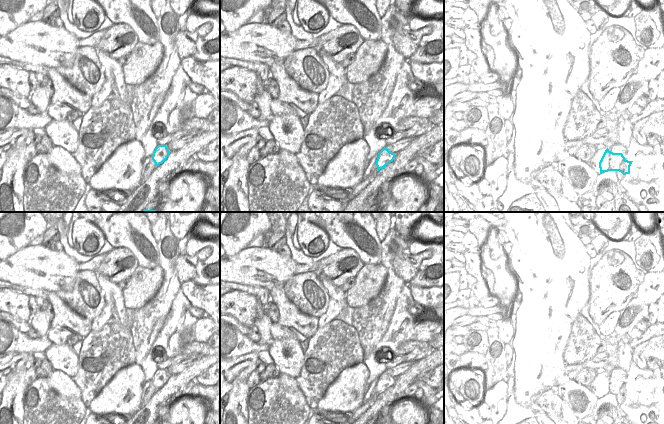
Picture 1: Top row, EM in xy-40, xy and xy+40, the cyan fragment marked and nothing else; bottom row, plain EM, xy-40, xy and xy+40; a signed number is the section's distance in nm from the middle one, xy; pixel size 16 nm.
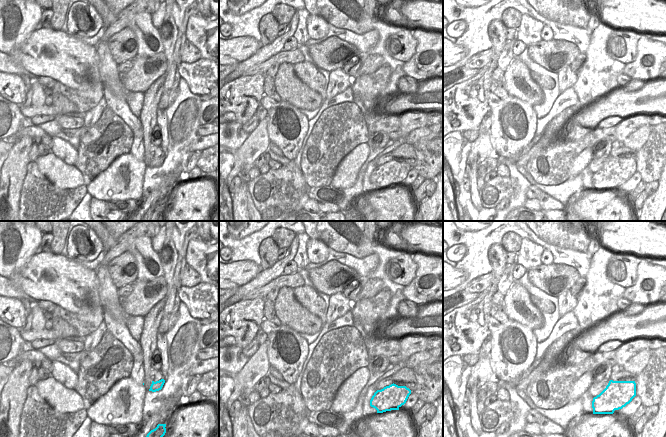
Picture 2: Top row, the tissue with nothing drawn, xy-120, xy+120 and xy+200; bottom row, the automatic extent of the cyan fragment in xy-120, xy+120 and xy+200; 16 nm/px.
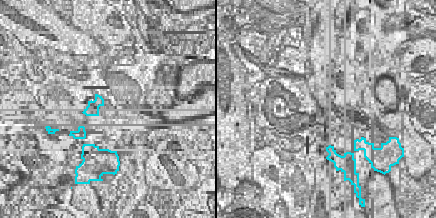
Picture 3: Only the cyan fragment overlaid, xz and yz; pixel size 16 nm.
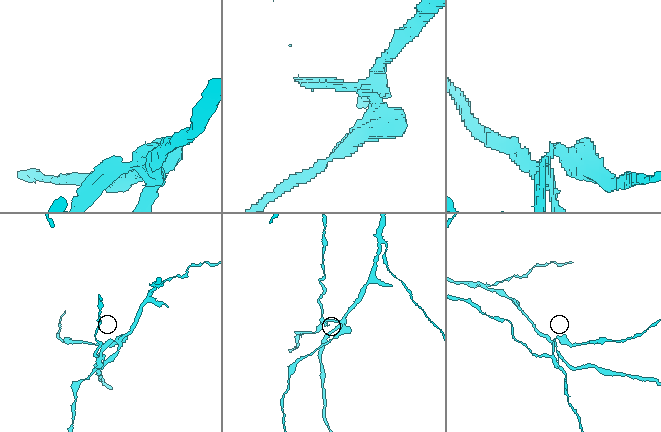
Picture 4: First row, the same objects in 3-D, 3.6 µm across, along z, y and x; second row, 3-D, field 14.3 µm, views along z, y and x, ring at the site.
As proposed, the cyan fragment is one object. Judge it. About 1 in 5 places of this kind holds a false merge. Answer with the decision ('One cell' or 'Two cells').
Two cells

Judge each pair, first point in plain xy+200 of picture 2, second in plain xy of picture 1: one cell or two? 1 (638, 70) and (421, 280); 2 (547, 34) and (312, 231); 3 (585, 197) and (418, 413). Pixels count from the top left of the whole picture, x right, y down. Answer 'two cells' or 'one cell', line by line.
1: one cell
2: one cell
3: one cell

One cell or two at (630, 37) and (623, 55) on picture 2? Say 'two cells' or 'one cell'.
one cell

